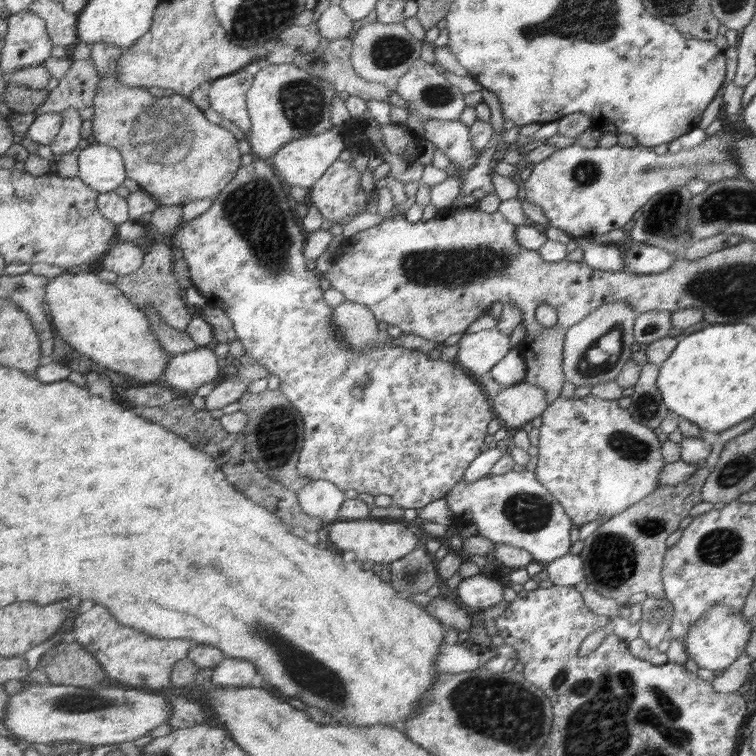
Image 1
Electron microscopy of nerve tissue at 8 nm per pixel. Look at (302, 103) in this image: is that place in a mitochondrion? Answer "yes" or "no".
yes

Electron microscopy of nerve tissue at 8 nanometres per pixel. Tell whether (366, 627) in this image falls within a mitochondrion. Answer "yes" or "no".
no

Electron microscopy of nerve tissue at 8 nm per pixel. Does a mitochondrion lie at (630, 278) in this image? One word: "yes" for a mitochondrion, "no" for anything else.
no

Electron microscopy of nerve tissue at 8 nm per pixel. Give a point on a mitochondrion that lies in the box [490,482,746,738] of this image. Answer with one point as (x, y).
(612, 559)

